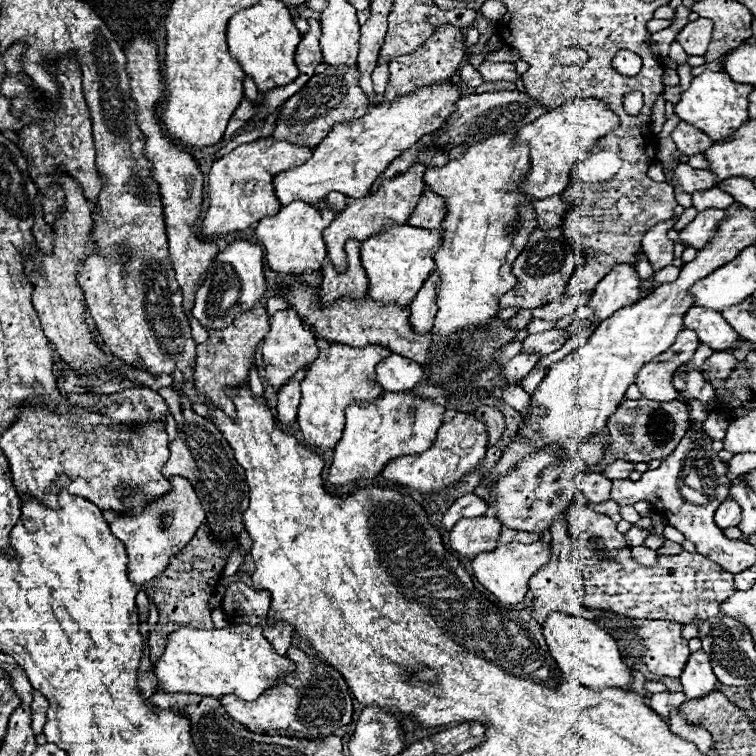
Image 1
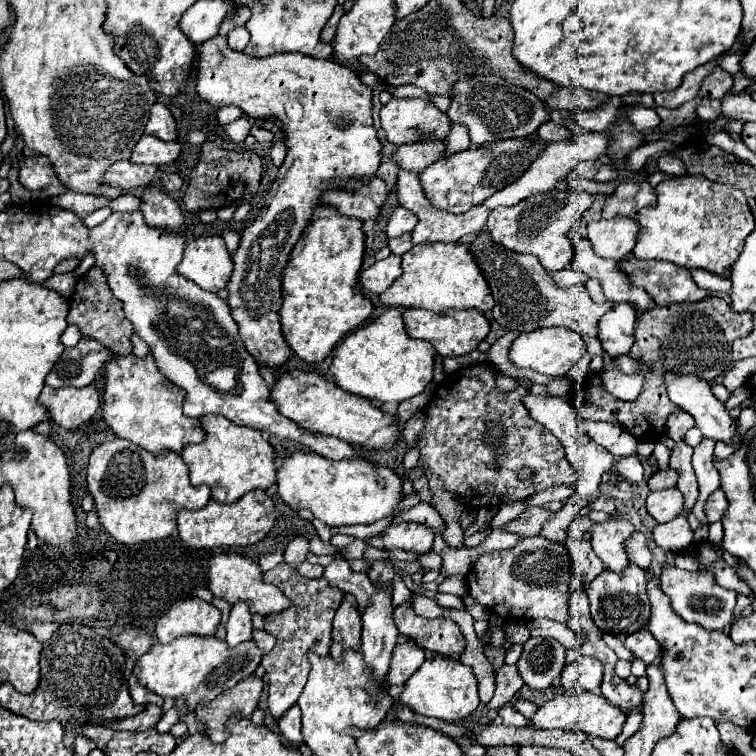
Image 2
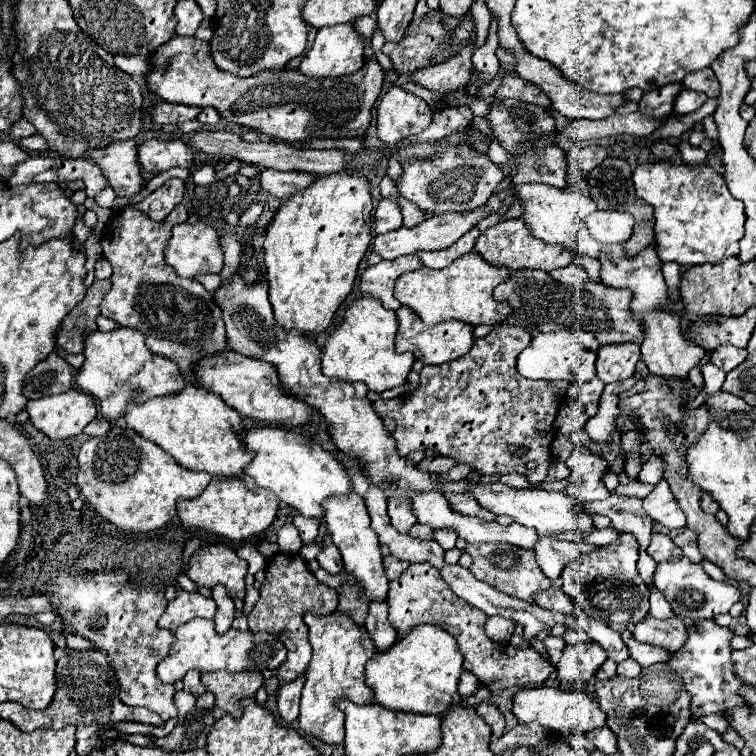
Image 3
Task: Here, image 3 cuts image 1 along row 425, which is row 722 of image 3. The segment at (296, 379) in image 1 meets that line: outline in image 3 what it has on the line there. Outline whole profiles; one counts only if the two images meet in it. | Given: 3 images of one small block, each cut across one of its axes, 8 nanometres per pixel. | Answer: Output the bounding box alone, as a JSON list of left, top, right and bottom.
[278,676,304,724]

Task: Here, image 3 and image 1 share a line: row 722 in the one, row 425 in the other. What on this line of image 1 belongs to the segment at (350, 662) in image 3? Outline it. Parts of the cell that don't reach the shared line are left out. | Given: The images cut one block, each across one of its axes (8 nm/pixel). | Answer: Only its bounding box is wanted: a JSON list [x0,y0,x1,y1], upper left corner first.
[298,344,392,448]

